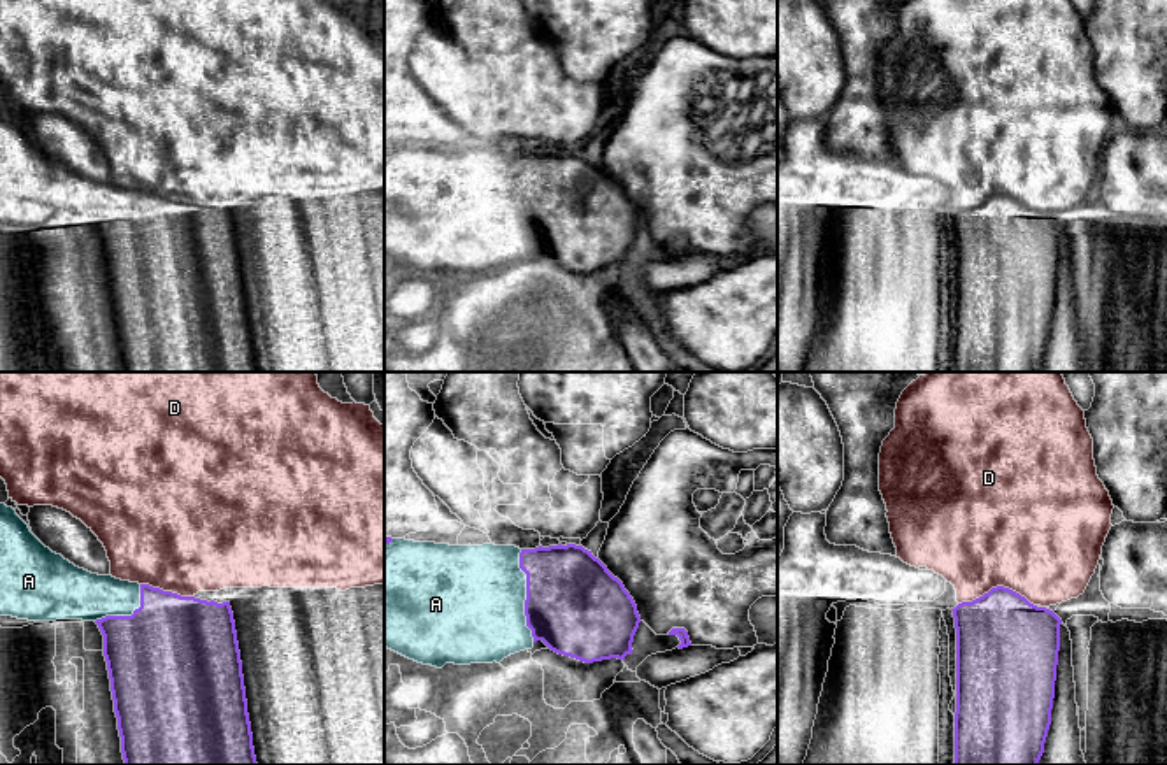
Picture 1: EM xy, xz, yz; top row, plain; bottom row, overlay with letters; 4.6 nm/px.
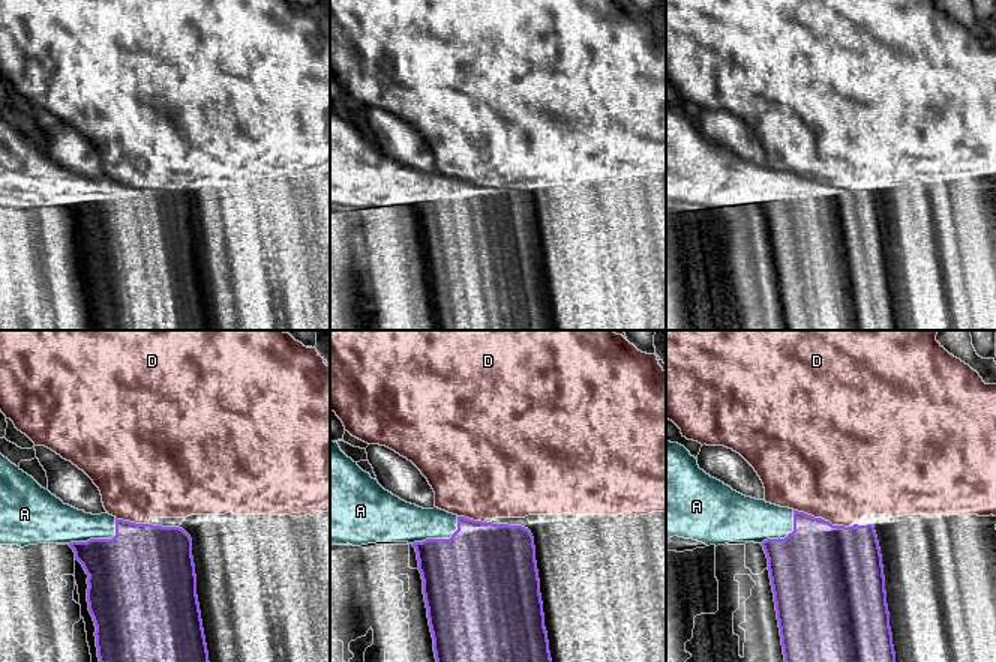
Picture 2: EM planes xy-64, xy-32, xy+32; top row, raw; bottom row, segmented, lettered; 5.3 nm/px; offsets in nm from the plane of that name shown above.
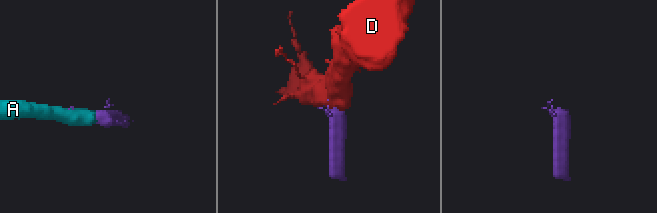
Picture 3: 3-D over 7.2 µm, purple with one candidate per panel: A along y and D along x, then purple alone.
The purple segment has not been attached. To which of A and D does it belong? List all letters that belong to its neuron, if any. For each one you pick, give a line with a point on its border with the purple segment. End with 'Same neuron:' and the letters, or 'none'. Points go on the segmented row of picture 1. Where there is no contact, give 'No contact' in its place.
A: Touches purple at xz (527, 595)
Same neuron: A

